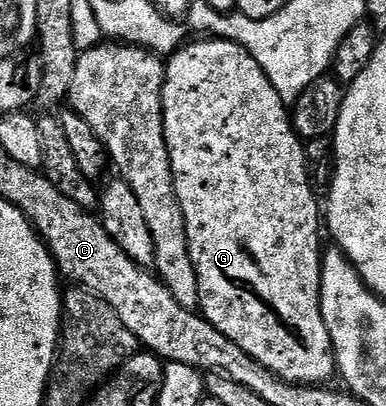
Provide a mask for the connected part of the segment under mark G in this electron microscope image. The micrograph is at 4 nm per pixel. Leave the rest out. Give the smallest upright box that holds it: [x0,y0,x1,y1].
[162,38,336,386]

